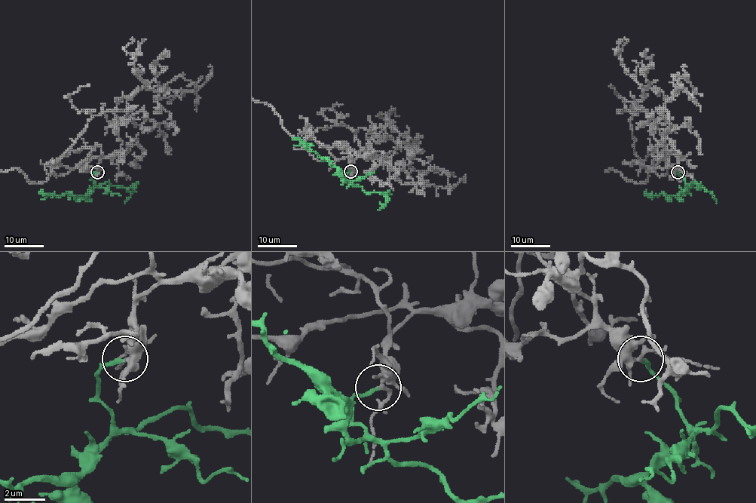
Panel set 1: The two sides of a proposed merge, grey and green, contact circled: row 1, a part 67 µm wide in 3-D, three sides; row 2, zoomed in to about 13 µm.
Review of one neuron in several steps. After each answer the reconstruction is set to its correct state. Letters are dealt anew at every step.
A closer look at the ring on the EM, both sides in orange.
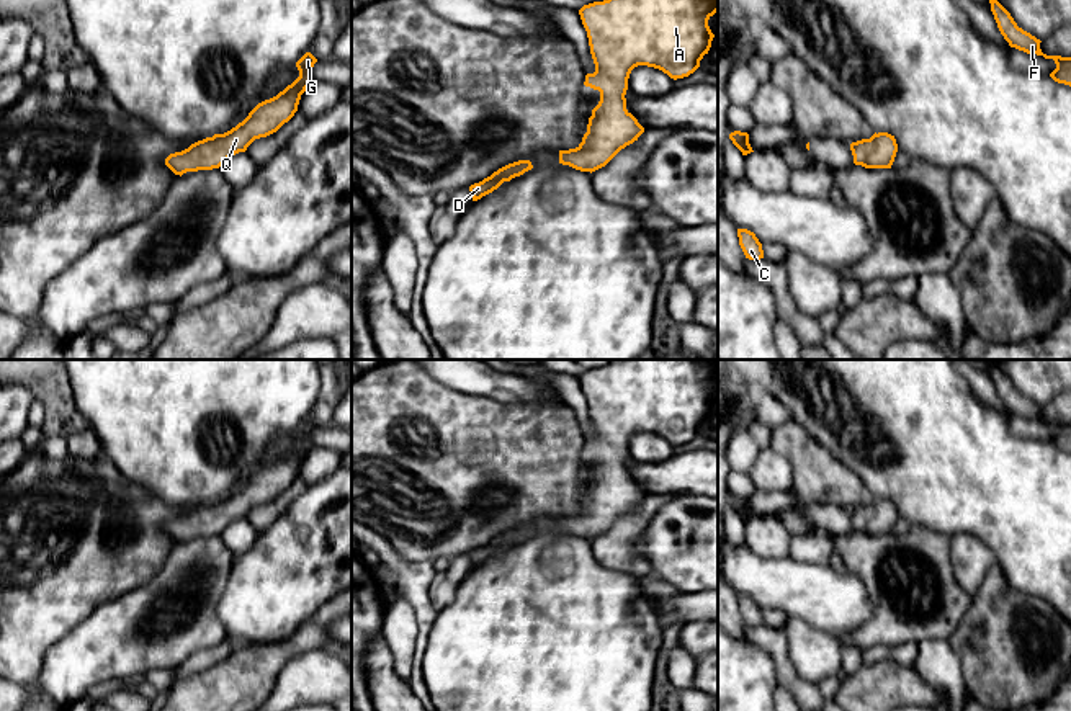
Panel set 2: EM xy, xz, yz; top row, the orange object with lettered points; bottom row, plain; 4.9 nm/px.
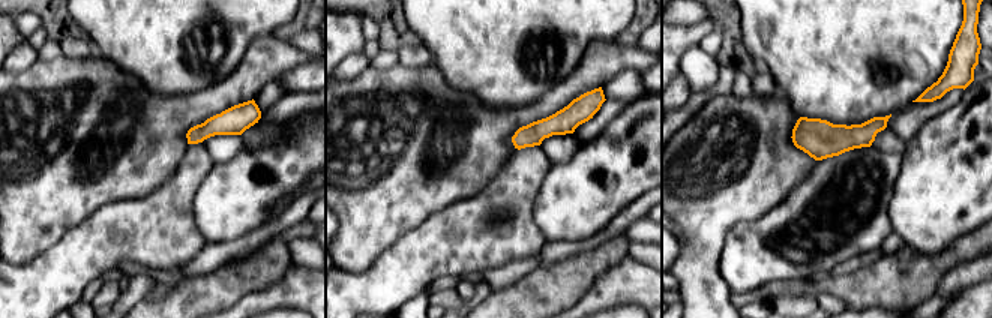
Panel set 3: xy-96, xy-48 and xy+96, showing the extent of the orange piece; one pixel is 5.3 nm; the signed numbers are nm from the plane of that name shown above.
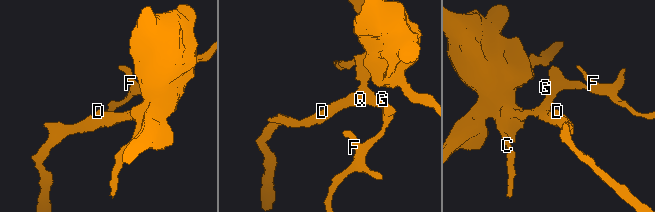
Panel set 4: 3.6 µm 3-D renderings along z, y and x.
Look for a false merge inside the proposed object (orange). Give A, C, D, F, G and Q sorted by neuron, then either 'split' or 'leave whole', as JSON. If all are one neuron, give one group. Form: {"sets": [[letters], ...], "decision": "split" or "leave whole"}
{"sets": [["A", "C", "D", "F", "G", "Q"]], "decision": "leave whole"}

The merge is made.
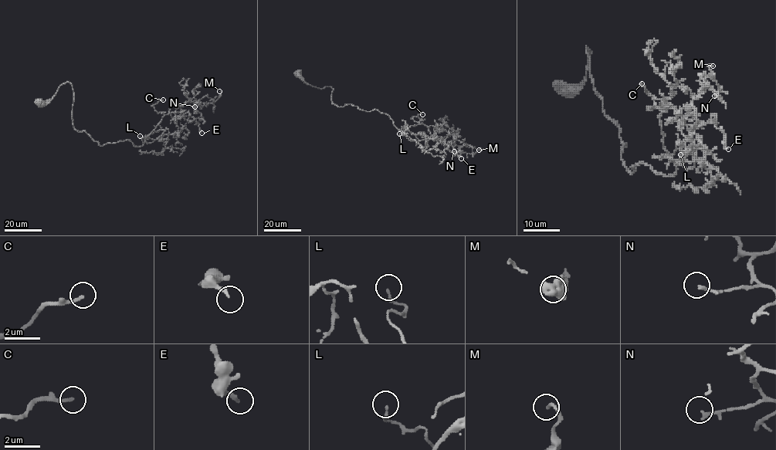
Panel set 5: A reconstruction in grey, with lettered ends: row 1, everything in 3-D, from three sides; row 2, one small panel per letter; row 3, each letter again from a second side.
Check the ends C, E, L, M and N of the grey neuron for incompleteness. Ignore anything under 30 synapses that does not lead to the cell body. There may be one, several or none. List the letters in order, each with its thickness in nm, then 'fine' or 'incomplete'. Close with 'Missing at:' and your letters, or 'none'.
C: 170 nm thick; fine
E: 180 nm thick; fine
L: 130 nm thick; fine
M: 160 nm thick; fine
N: 110 nm thick; fine
Missing at: none

